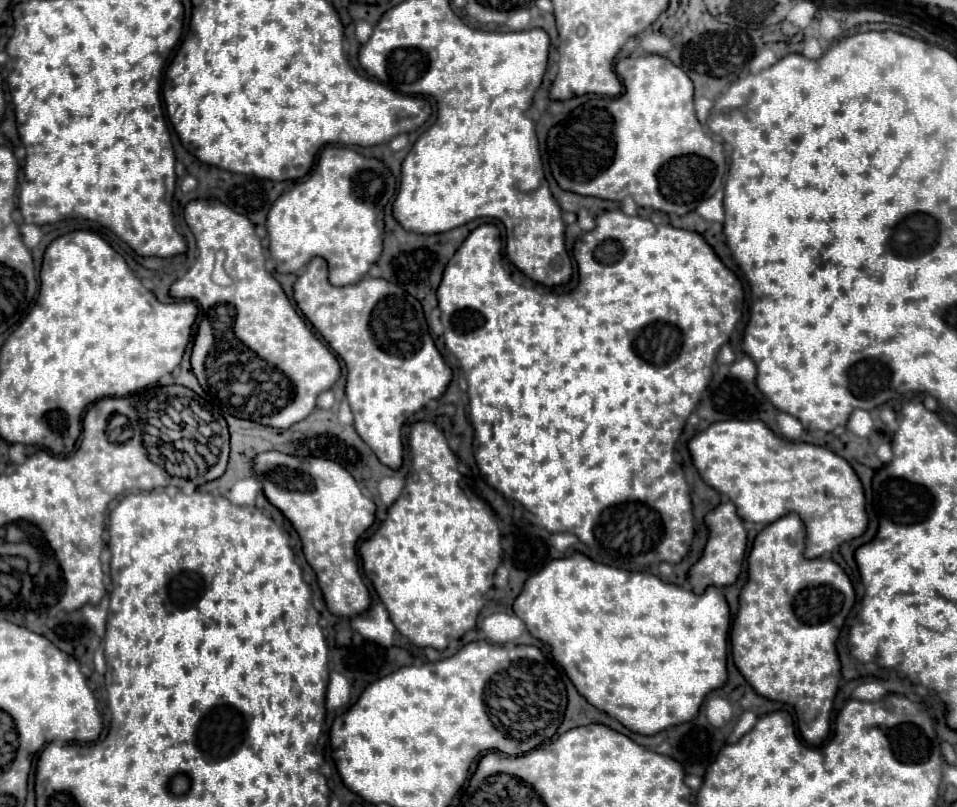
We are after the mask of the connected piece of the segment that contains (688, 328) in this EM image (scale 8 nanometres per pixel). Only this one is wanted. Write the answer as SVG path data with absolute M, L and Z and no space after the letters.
M610 210L596 218L596 228L582 234L576 244L576 262L578 262L578 284L572 292L552 294L538 292L534 288L526 288L514 284L510 274L502 268L502 240L500 232L494 224L482 224L468 234L456 254L446 264L442 282L438 286L438 306L440 320L444 324L444 342L446 348L460 360L462 372L468 380L468 396L470 396L470 422L474 426L474 458L484 482L498 492L502 492L508 500L518 502L528 514L530 522L546 528L552 534L570 532L578 536L582 544L592 550L604 552L604 562L624 570L640 570L658 562L680 562L692 544L692 502L688 498L688 484L684 474L677 466L674 468L674 444L690 416L696 408L700 394L710 382L712 364L716 354L724 342L728 342L734 322L742 314L744 290L740 280L730 272L714 254L714 250L704 242L704 238L696 232L688 232L682 228L674 228L670 224L652 224L640 216L626 216L622 210Z

